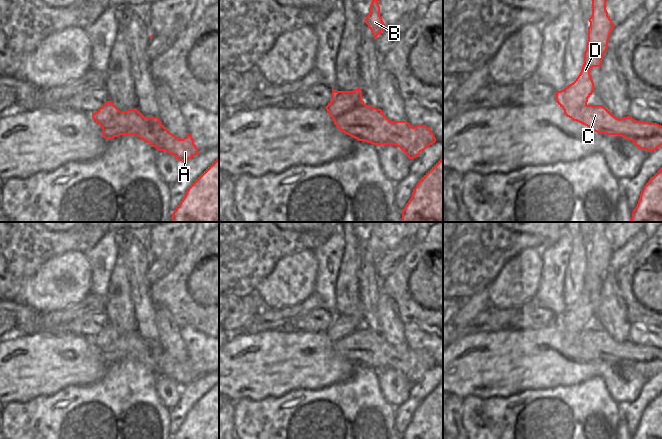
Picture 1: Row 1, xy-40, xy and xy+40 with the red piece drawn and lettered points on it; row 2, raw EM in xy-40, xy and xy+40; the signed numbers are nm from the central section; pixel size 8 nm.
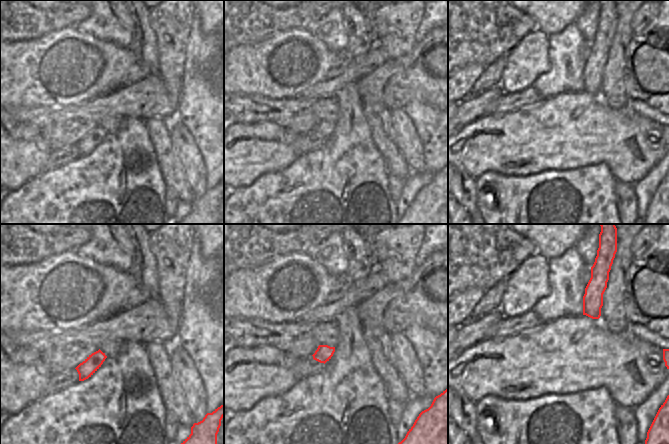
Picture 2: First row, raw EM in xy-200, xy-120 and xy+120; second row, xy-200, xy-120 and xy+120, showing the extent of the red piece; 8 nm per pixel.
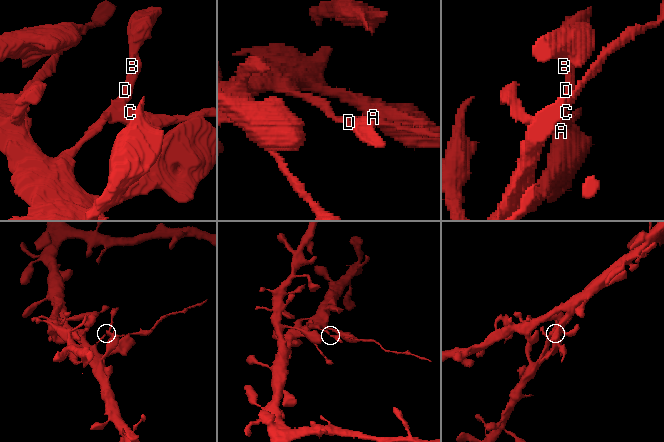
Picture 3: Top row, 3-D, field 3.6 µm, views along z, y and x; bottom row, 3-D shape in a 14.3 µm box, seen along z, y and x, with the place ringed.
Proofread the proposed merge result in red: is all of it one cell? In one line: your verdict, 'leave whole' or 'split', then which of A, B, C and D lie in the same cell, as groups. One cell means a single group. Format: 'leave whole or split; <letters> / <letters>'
split; A C / B D

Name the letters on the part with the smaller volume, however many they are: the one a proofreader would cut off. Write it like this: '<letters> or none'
A, C

